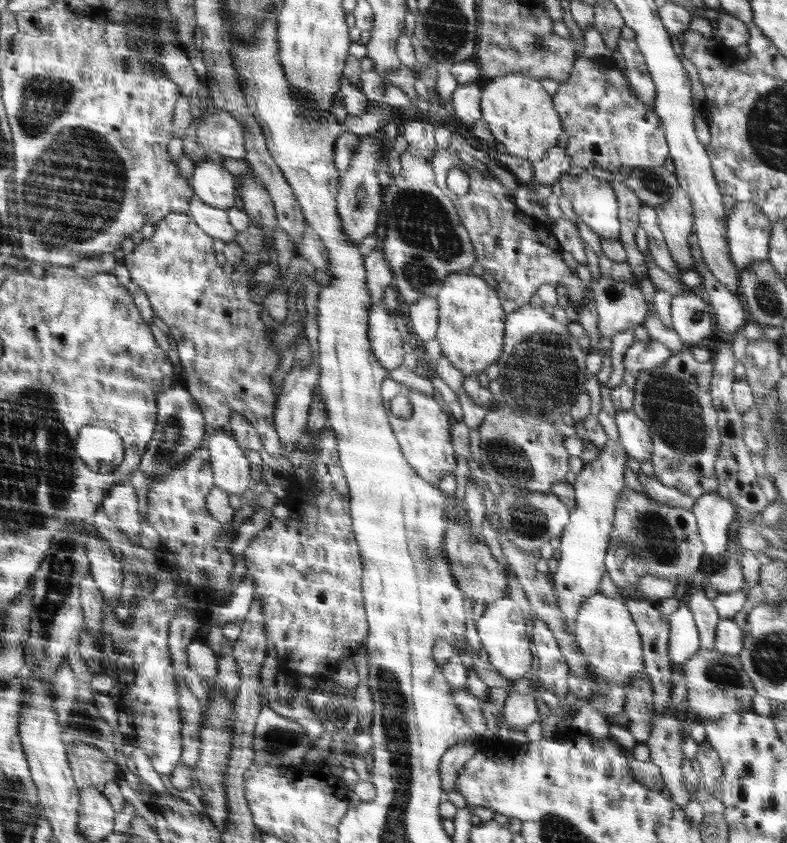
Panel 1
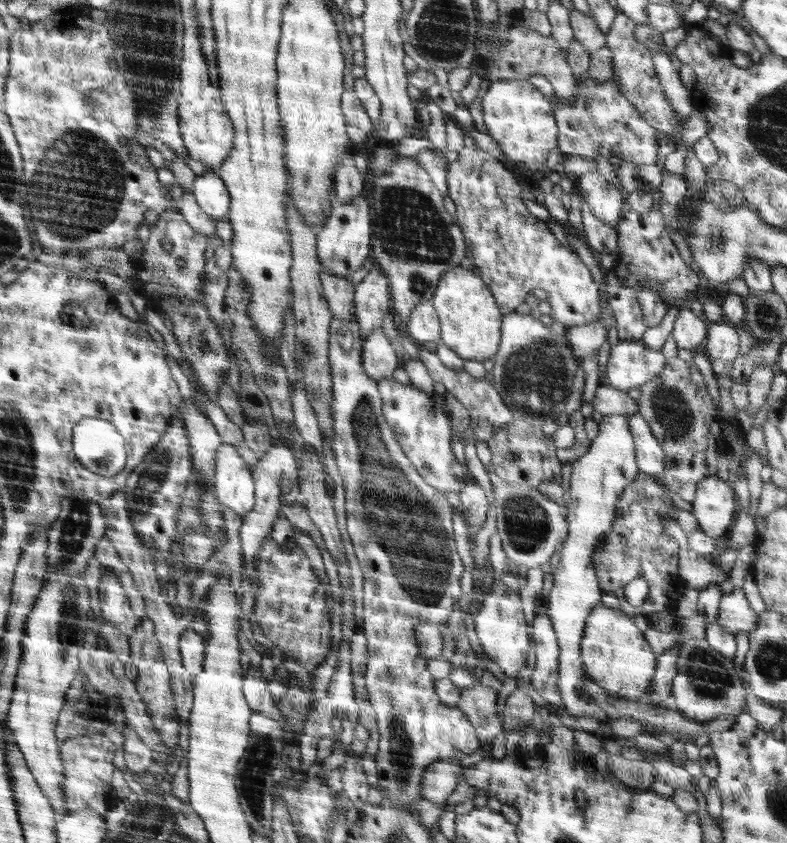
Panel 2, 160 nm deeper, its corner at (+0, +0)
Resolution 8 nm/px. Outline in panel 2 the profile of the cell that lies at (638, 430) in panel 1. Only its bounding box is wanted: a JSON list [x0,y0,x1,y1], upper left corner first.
[629,412,666,479]

